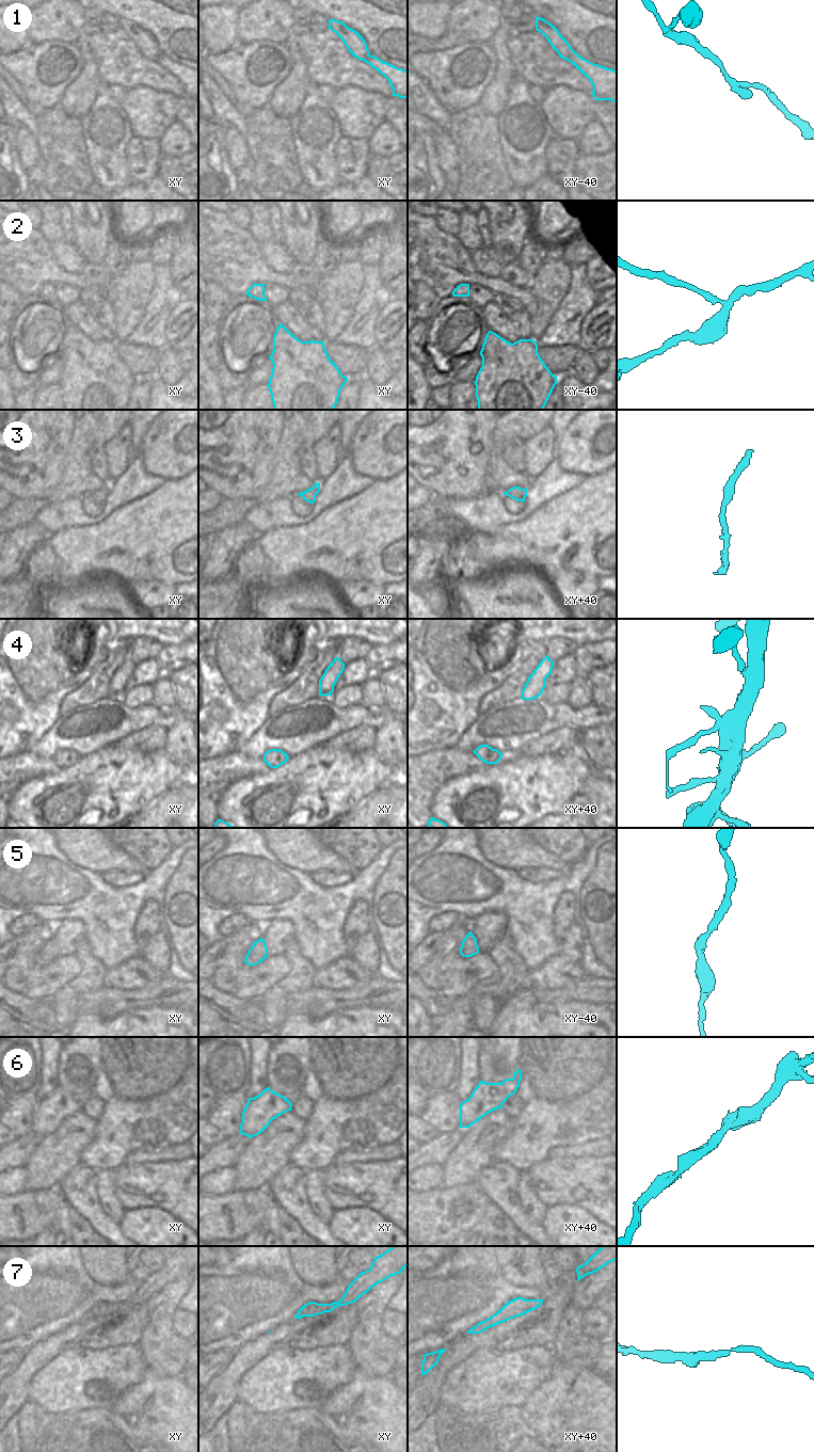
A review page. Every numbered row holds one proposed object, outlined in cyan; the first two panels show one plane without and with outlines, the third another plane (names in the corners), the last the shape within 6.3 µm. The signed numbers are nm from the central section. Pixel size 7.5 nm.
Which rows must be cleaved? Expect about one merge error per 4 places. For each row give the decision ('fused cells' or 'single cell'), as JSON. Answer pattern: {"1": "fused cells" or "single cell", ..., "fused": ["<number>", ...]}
{"1": "single cell", "2": "fused cells", "3": "single cell", "4": "single cell", "5": "single cell", "6": "single cell", "7": "single cell", "fused": ["2"]}

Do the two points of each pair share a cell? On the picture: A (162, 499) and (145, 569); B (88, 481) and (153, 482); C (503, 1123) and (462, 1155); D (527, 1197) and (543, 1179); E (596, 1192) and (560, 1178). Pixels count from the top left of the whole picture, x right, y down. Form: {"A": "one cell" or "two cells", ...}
{"A": "one cell", "B": "two cells", "C": "one cell", "D": "two cells", "E": "one cell"}

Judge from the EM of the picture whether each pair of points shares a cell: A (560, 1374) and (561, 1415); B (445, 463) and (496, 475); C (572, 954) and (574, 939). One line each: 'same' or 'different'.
A: same
B: different
C: same

